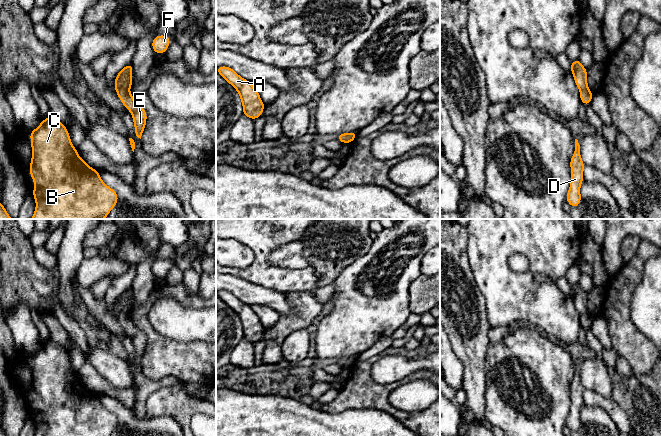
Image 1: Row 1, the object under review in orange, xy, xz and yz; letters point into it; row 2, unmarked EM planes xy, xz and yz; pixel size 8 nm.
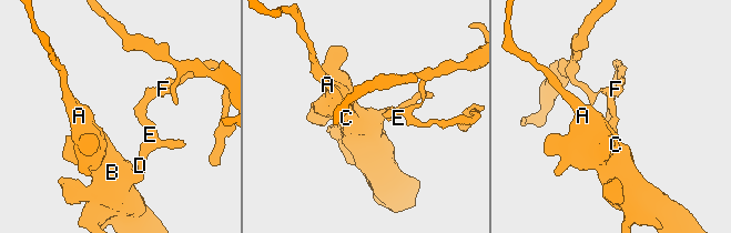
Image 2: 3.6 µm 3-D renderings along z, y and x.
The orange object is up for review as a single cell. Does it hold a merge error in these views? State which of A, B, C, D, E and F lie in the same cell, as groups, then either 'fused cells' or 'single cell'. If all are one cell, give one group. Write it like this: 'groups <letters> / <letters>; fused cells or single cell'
groups A B C D E / F; fused cells

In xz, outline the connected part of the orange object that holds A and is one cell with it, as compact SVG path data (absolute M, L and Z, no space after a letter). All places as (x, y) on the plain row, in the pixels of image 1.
M220 290L216 295L238 315L243 329L243 339L253 344L260 341L265 329L252 307L243 303L228 290Z

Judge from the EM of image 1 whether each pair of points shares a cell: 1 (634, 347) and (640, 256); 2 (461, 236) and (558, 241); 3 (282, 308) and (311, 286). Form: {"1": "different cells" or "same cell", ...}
{"1": "same cell", "2": "different cells", "3": "different cells"}

